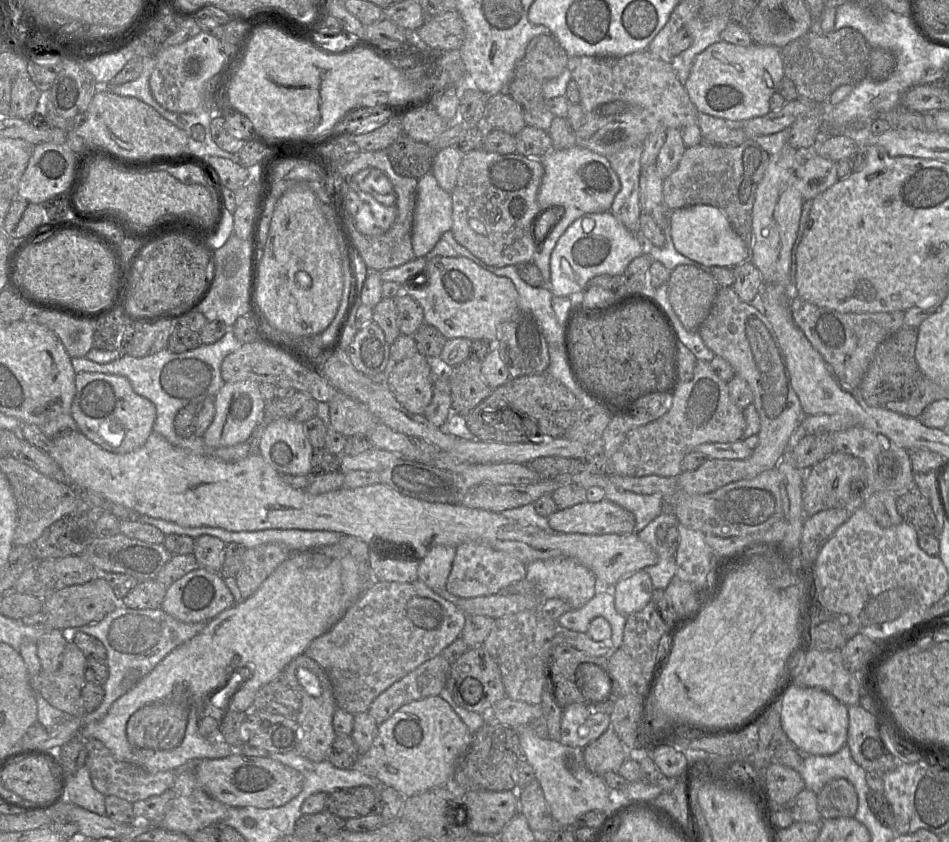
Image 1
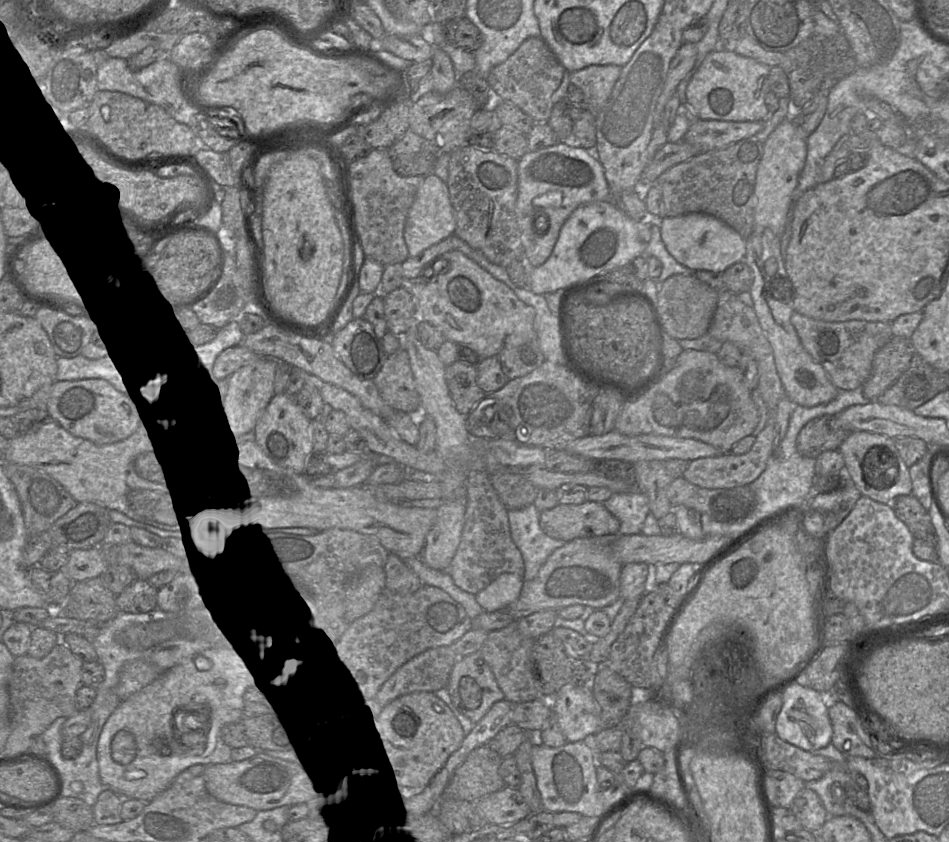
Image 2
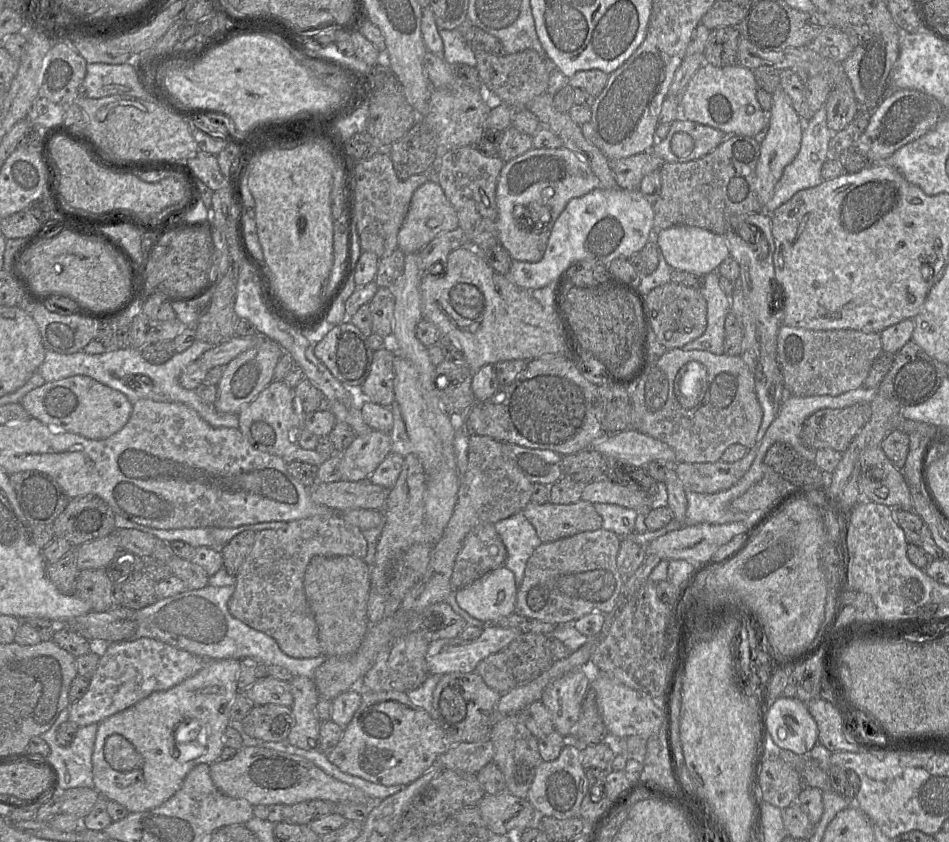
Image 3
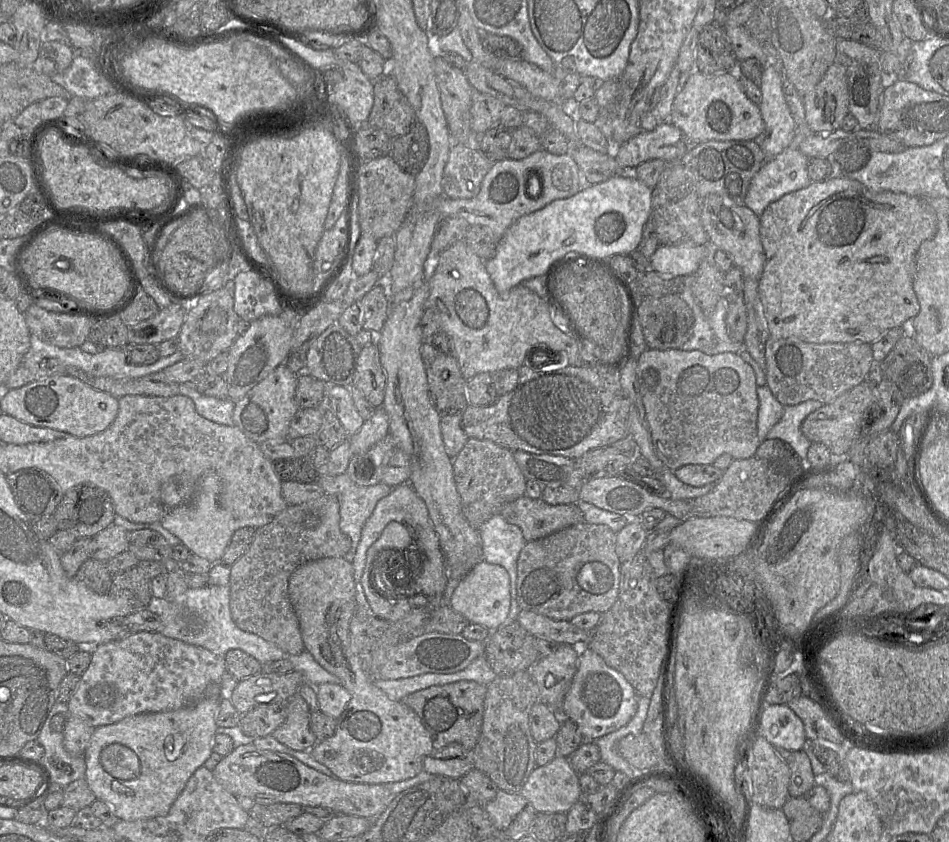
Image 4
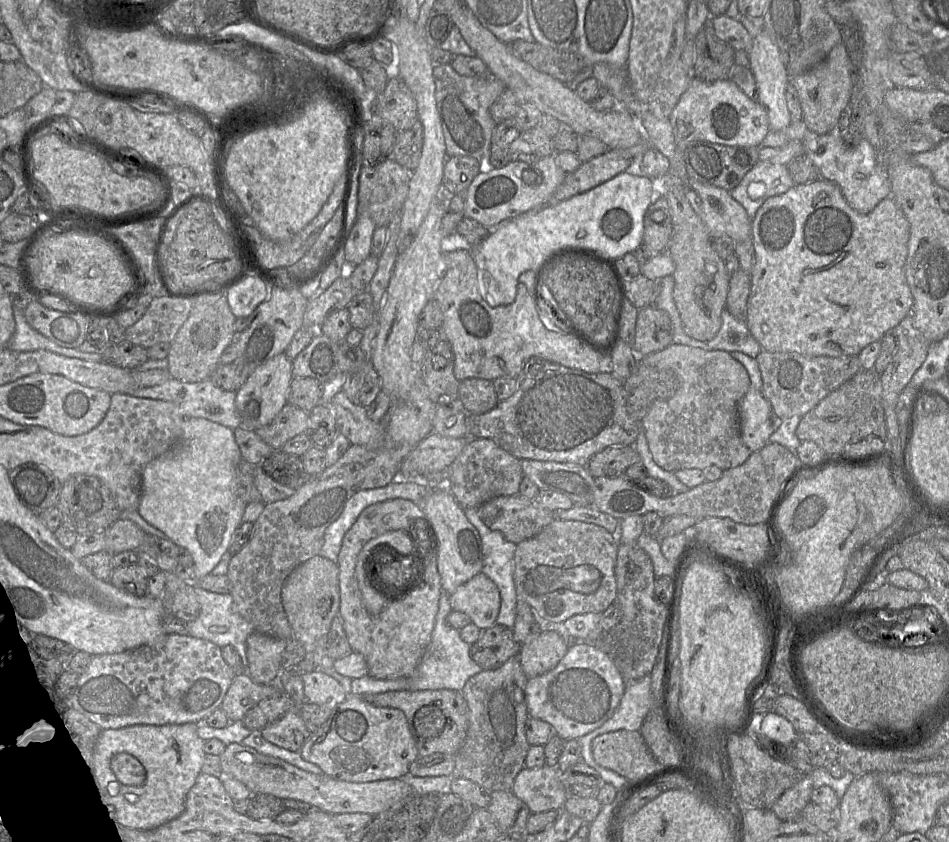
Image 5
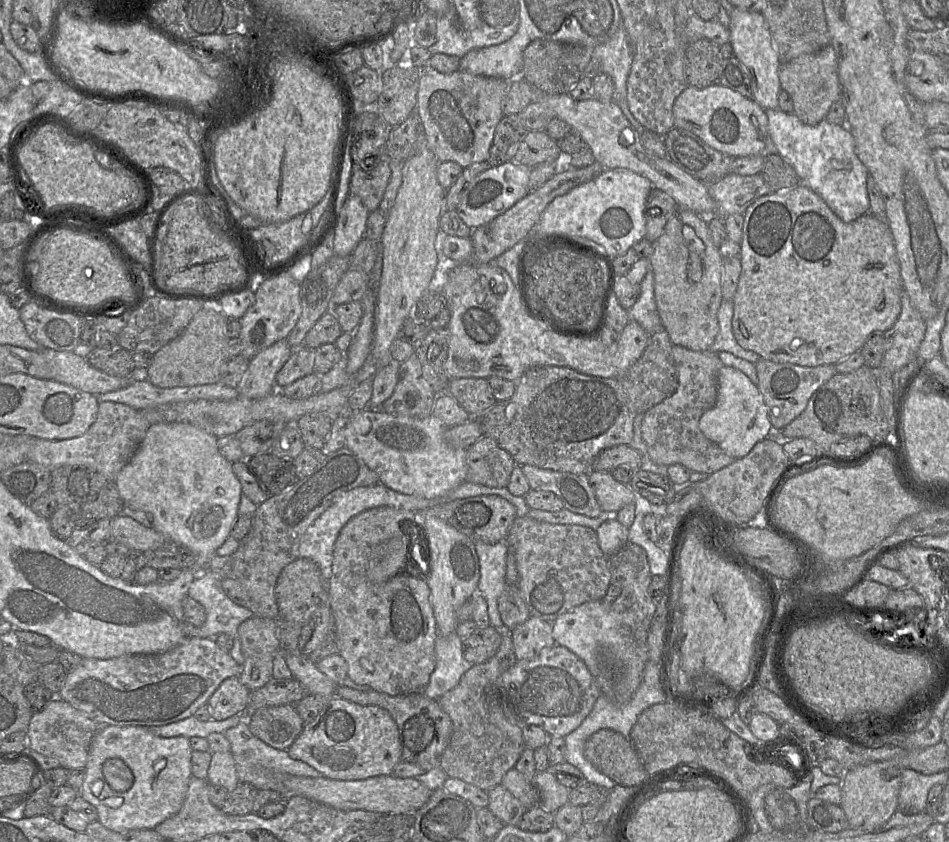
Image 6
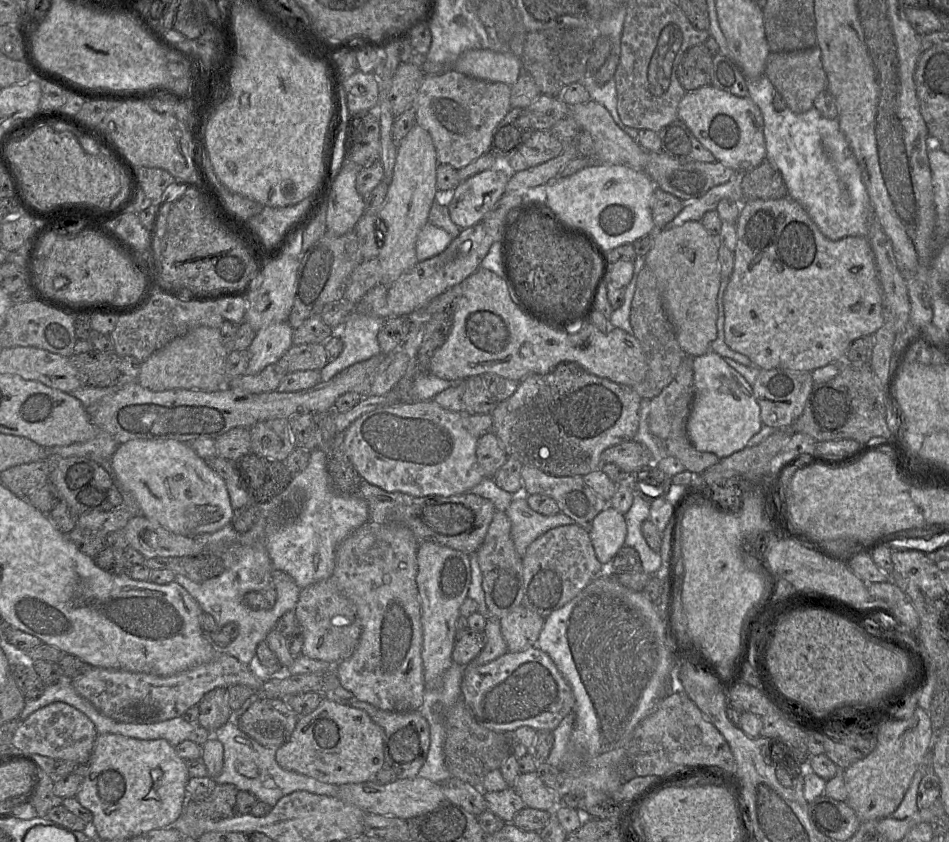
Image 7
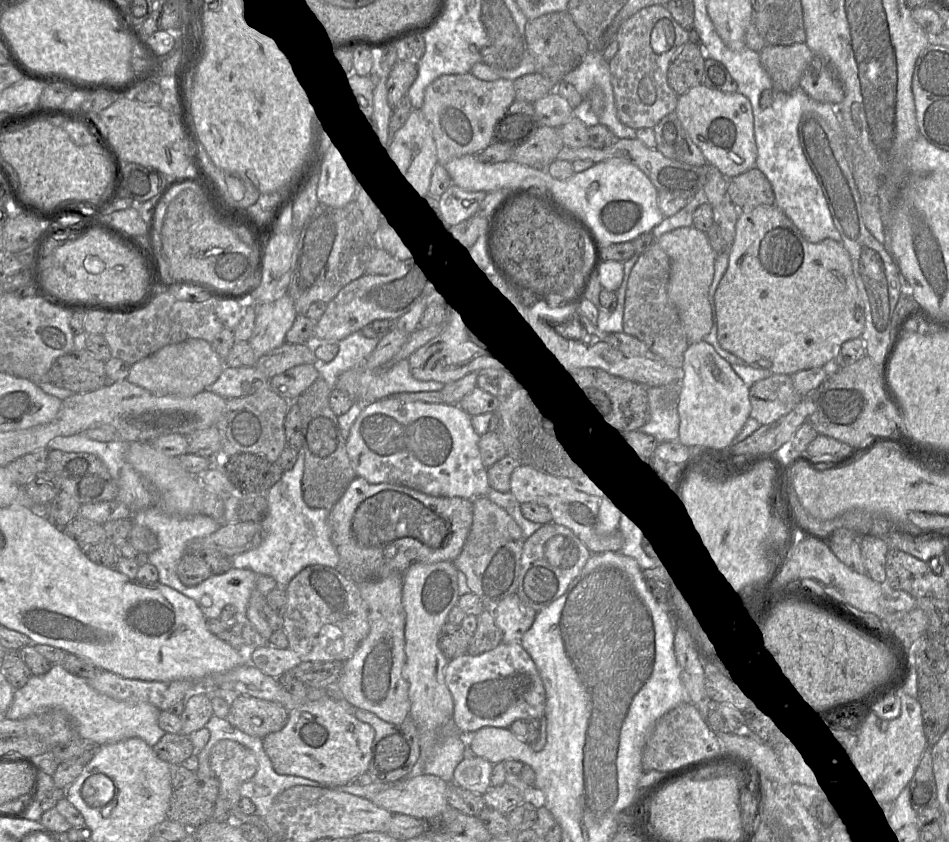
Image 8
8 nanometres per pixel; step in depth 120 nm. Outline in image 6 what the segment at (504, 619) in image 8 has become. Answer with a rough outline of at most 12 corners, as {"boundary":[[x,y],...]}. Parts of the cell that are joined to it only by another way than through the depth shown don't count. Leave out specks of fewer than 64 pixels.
{"boundary":[[530,616],[509,631],[518,661],[555,645],[552,623]]}

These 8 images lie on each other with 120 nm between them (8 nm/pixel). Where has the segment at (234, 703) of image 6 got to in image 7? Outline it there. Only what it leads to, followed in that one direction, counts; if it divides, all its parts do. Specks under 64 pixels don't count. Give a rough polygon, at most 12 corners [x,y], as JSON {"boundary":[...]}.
{"boundary":[[227,688],[198,703],[198,724],[214,733],[233,719]]}

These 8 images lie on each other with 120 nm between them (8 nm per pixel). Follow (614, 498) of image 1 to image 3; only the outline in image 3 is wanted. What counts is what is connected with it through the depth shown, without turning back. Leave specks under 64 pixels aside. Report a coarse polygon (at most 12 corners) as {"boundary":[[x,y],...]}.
{"boundary":[[593,503],[602,528],[618,537],[635,532],[638,511]]}

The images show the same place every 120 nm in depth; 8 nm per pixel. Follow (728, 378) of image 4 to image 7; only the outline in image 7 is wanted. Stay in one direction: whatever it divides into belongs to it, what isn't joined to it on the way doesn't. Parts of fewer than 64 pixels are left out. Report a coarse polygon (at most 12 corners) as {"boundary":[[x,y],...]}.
{"boundary":[[693,358],[650,400],[650,433],[698,476],[718,463],[687,436]]}

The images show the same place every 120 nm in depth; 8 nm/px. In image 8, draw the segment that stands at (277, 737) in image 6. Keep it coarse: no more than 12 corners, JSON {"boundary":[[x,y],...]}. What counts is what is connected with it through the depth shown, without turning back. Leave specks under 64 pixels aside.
{"boundary":[[239,695],[227,719],[264,739],[283,729],[289,710],[279,703]]}

